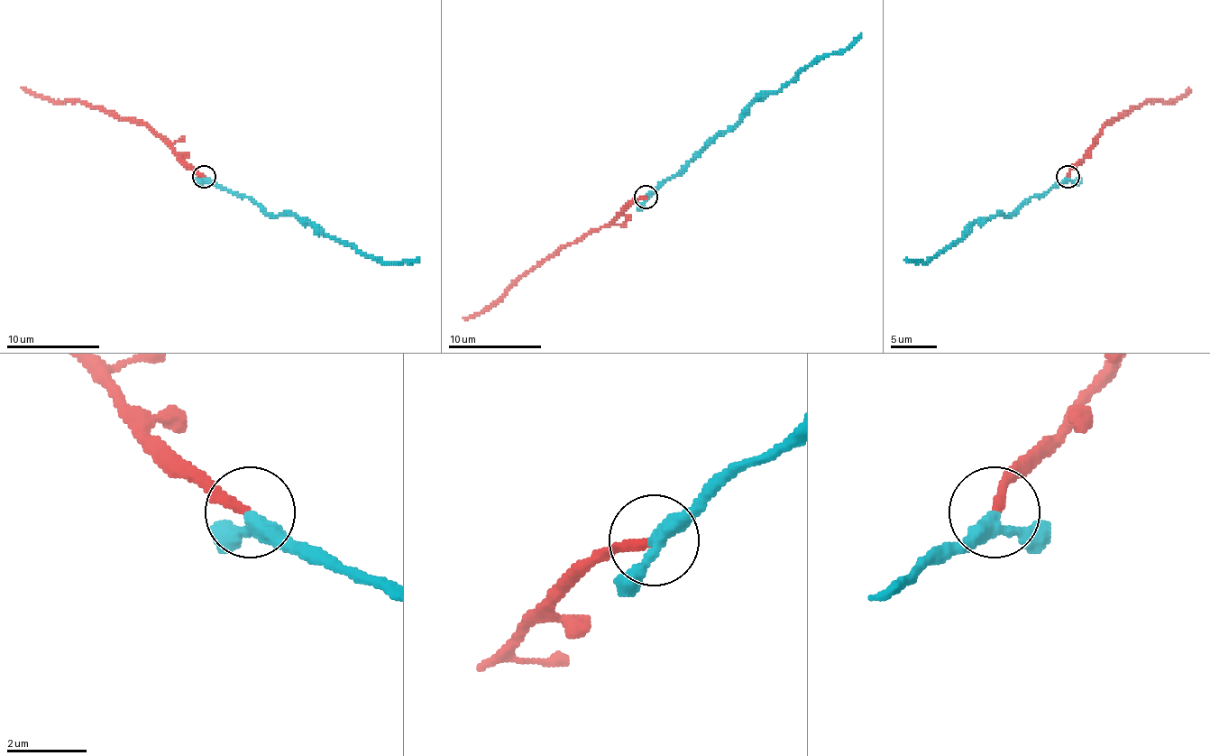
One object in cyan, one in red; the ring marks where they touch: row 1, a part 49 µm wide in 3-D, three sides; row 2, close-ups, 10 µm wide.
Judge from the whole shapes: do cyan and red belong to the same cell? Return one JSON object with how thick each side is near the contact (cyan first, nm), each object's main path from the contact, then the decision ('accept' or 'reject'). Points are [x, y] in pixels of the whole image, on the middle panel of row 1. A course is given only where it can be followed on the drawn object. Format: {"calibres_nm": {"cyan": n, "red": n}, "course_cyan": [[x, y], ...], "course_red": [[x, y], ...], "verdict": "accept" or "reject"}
{"calibres_nm": {"cyan": 320, "red": 240}, "course_cyan": [[646, 196], [693, 161], [747, 110], [826, 56], [839, 54], [861, 33]], "course_red": [[646, 196], [635, 198], [605, 226], [560, 245], [490, 303], [462, 318]], "verdict": "accept"}

